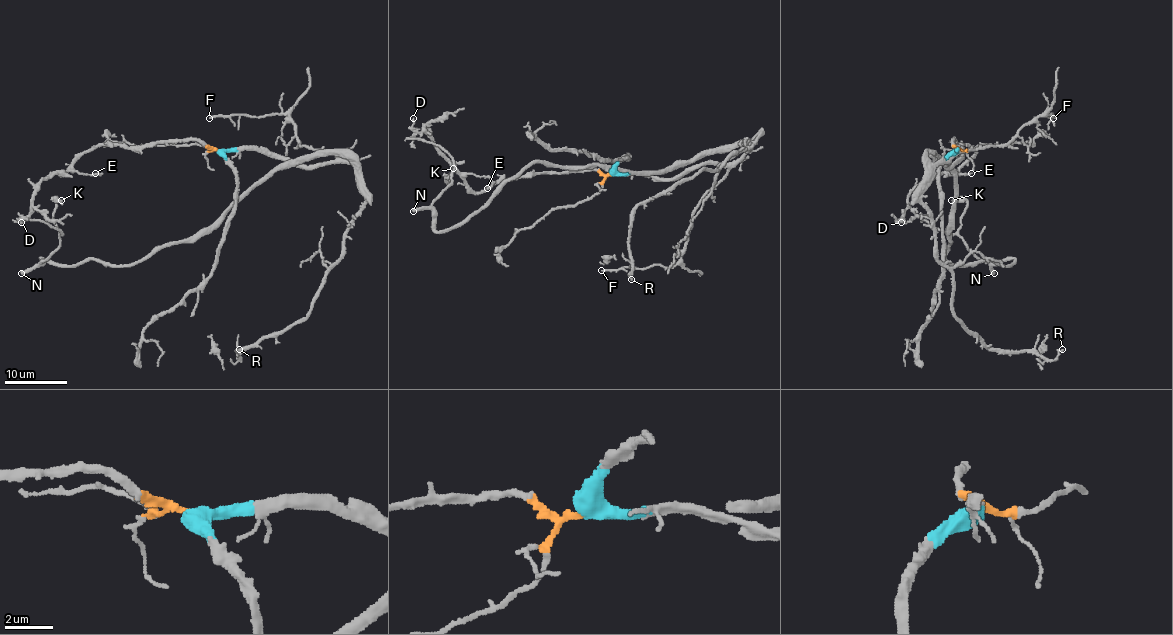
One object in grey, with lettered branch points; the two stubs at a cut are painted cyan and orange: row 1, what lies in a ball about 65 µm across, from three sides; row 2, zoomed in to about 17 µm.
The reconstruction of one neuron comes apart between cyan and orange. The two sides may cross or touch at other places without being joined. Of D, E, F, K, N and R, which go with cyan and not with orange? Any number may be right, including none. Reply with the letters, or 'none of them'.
F, K, N, R

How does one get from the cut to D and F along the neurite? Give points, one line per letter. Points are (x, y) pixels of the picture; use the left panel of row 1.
D: (220, 151), (199, 141), (171, 140), (140, 146), (97, 144), (39, 183), (33, 205), (21, 222)
F: (220, 151), (252, 149), (302, 166), (336, 160), (328, 151), (302, 146), (296, 126), (283, 113), (209, 118)

